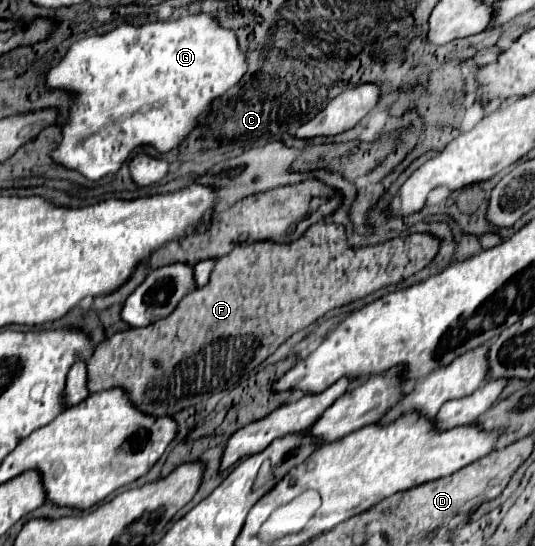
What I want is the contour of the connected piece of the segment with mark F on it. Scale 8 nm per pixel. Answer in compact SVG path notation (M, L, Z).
M318 223L290 243L270 243L262 239L258 243L246 243L246 247L236 247L226 257L218 259L208 285L194 291L194 295L186 295L166 319L144 329L120 331L98 343L88 361L88 389L94 393L110 387L124 387L144 413L176 415L186 407L204 403L220 391L236 387L250 371L272 355L280 343L312 325L328 311L362 299L386 285L400 283L424 269L440 251L440 243L442 241L432 233L412 233L380 245L352 247L346 239L344 225Z

